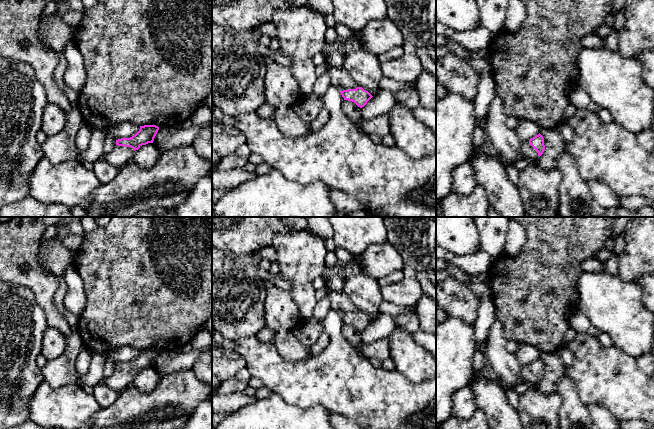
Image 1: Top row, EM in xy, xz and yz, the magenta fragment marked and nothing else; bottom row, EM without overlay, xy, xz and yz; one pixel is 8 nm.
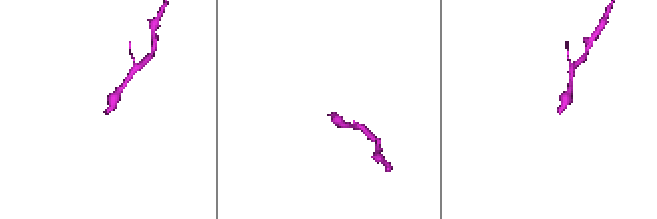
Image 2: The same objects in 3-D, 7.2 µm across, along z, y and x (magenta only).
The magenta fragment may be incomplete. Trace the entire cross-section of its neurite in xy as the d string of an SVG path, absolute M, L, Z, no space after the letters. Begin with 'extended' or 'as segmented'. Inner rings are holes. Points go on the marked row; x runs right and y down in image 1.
extended; M156 125L140 126L139 131L132 137L116 140L115 147L109 153L104 154L104 160L119 169L122 168L132 160L135 150L142 145L153 143L158 130L159 127Z

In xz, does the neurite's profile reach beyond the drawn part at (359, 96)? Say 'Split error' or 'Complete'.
Split error

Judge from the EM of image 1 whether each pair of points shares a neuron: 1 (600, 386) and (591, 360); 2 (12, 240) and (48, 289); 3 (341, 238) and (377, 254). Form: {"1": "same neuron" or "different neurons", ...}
{"1": "same neuron", "2": "same neuron", "3": "different neurons"}

